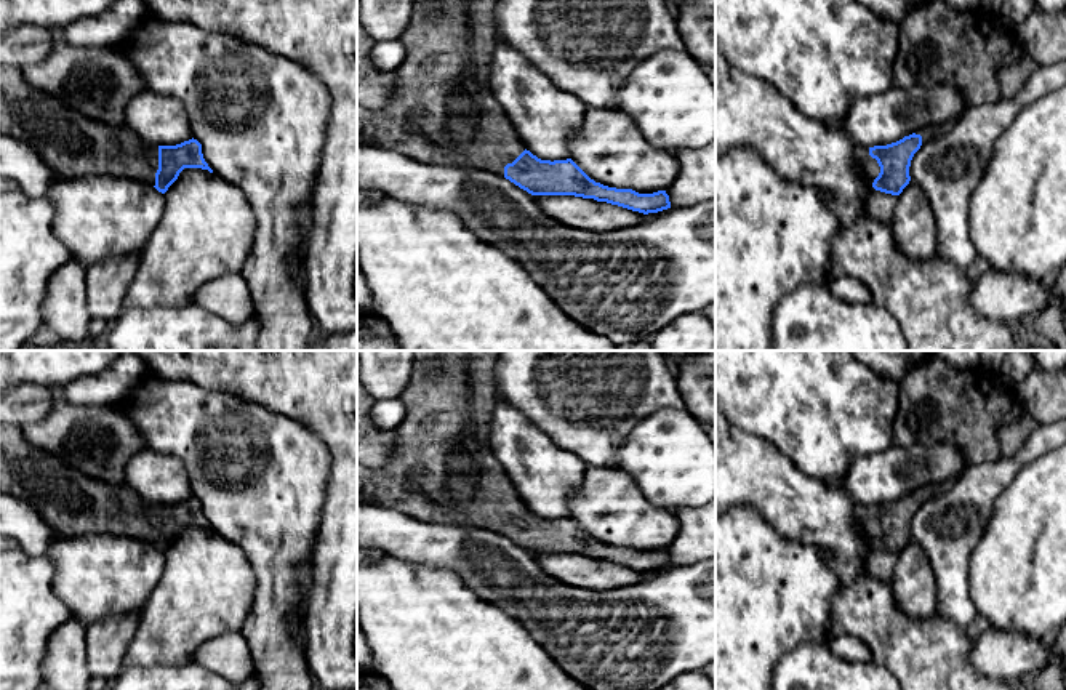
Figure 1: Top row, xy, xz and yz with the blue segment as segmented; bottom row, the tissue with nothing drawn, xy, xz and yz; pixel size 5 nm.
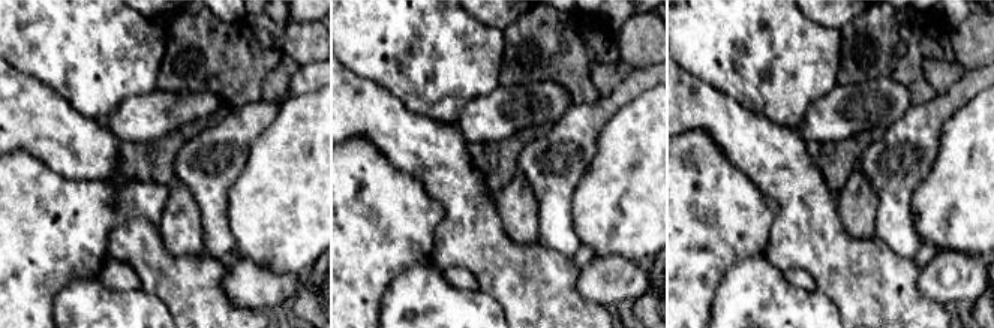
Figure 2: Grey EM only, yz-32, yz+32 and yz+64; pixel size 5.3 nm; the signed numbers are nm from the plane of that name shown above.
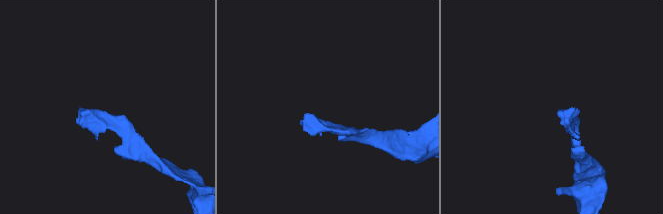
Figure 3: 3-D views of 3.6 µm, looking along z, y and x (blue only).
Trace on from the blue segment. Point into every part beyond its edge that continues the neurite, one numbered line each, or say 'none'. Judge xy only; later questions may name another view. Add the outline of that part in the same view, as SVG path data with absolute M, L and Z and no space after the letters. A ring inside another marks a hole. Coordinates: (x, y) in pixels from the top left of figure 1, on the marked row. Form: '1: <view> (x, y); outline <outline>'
1: xy (72, 144); outline M0 64L0 133L30 144L59 176L110 175L155 186L158 146L146 142L125 123L109 126L70 109L58 98L34 88L22 69Z

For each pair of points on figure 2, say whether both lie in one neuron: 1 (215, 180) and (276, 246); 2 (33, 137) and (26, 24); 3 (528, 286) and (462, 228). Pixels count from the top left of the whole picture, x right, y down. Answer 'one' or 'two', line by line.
1: two
2: two
3: one

